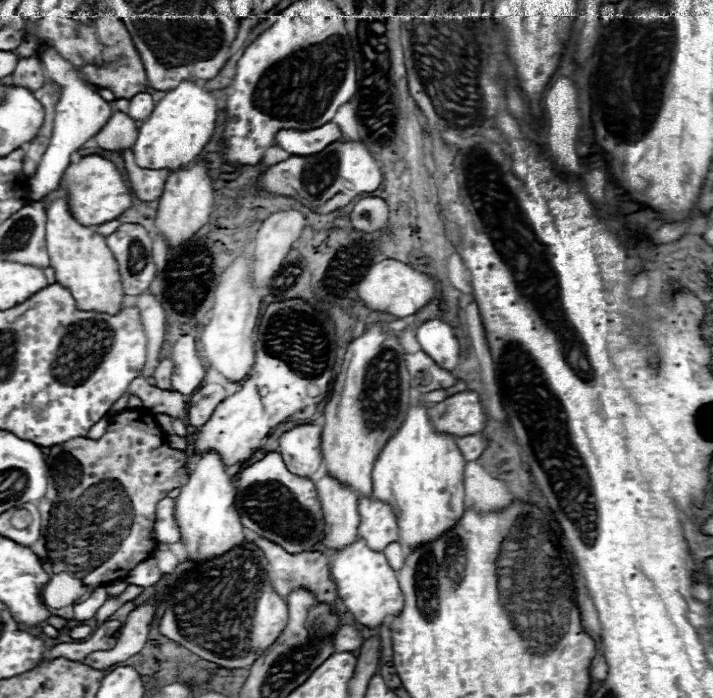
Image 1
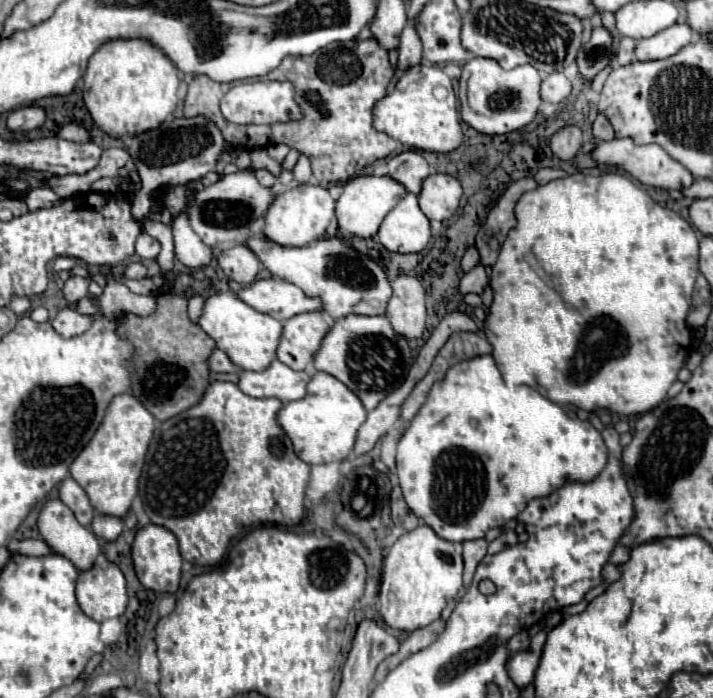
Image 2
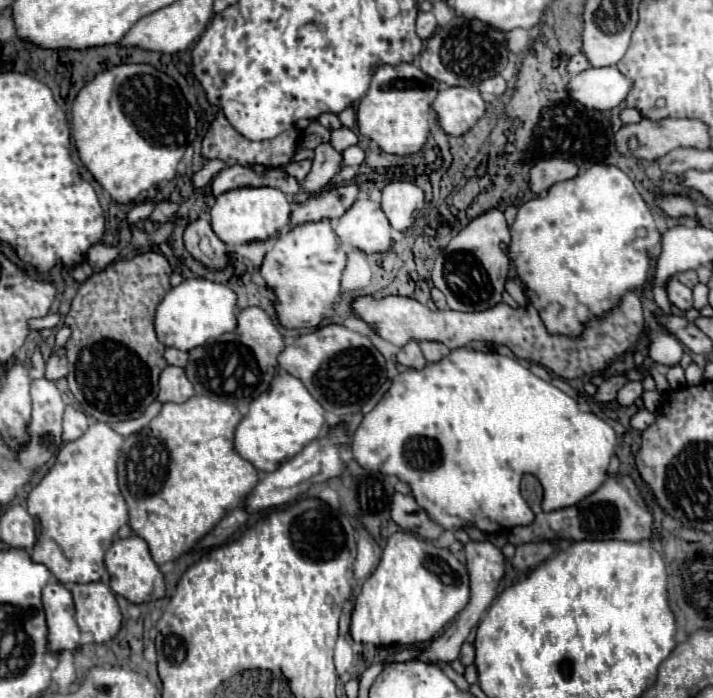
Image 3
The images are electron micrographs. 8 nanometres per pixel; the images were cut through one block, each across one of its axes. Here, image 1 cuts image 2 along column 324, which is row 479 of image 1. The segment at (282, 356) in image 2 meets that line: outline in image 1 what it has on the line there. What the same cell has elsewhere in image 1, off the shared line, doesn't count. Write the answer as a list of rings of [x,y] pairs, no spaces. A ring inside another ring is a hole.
[[[328,474],[316,482],[316,488],[322,514],[326,520],[324,546],[332,552],[342,550],[358,538],[358,496],[348,486],[342,486]]]

